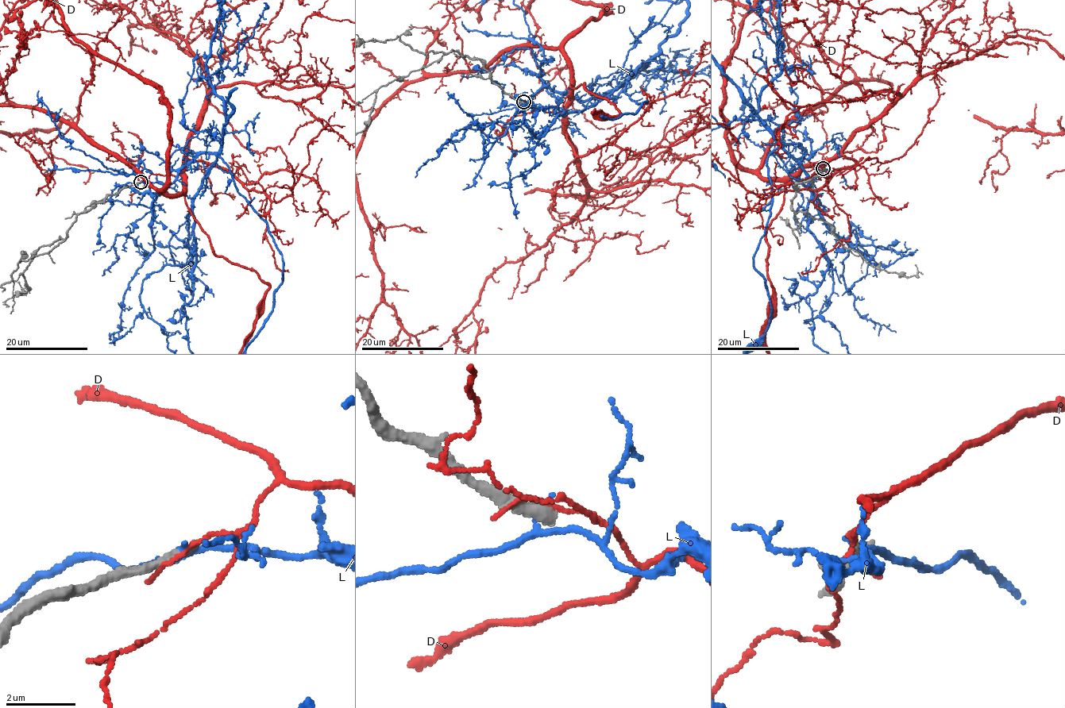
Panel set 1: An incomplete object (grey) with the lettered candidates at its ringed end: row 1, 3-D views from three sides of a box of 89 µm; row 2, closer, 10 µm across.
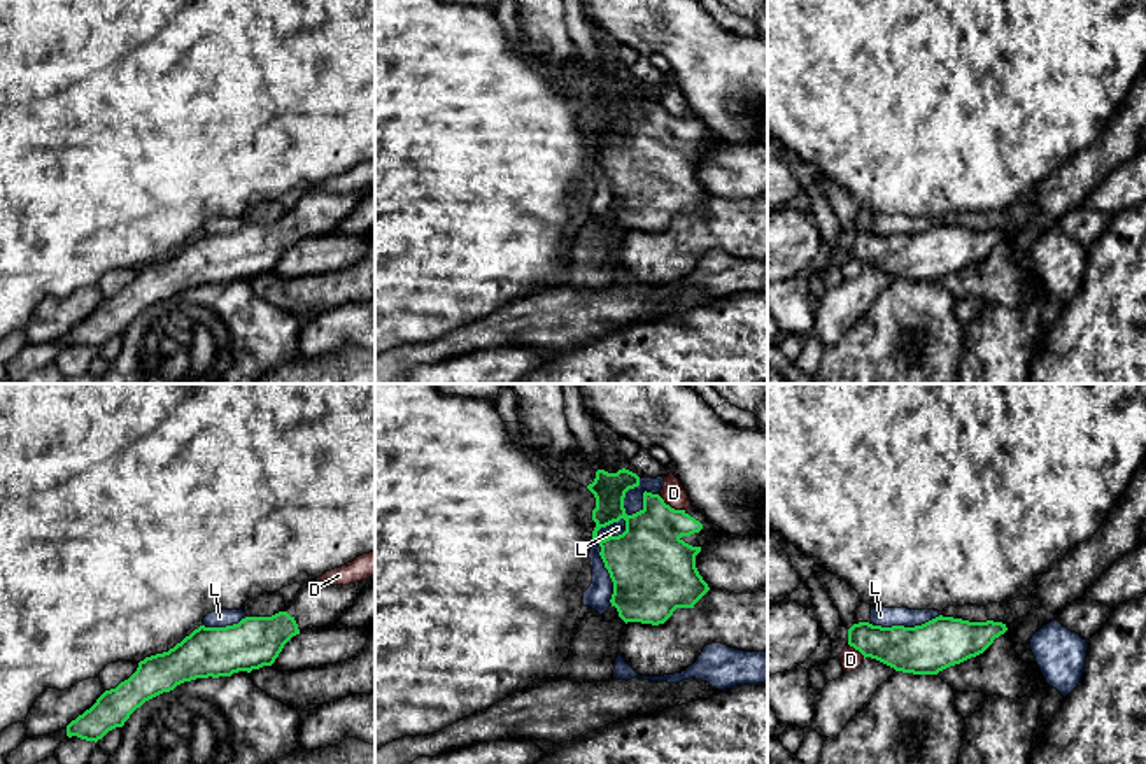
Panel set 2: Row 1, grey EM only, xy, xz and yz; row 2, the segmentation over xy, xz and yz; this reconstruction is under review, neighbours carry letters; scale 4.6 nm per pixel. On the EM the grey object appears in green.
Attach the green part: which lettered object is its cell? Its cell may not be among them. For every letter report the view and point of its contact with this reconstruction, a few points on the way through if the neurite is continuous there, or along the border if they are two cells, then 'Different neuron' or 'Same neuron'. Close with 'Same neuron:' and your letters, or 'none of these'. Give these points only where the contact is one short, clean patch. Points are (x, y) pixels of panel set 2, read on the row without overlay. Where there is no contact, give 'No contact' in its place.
D: Touches green at xz (670, 114). Different neuron
L: Touches green at xz (600, 162). Different neuron
Same neuron: none of these

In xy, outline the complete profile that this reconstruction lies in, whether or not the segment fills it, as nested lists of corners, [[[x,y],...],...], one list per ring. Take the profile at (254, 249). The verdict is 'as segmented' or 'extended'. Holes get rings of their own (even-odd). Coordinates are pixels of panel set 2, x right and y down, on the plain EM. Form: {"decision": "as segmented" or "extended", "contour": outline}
{"decision": "extended", "contour": [[[308,189],[296,205],[272,224],[245,224],[226,235],[200,233],[163,261],[145,265],[137,279],[67,333],[67,343],[98,349],[123,335],[145,308],[196,286],[231,284],[272,273],[284,252],[312,235],[333,233],[370,189],[328,193]]]}

